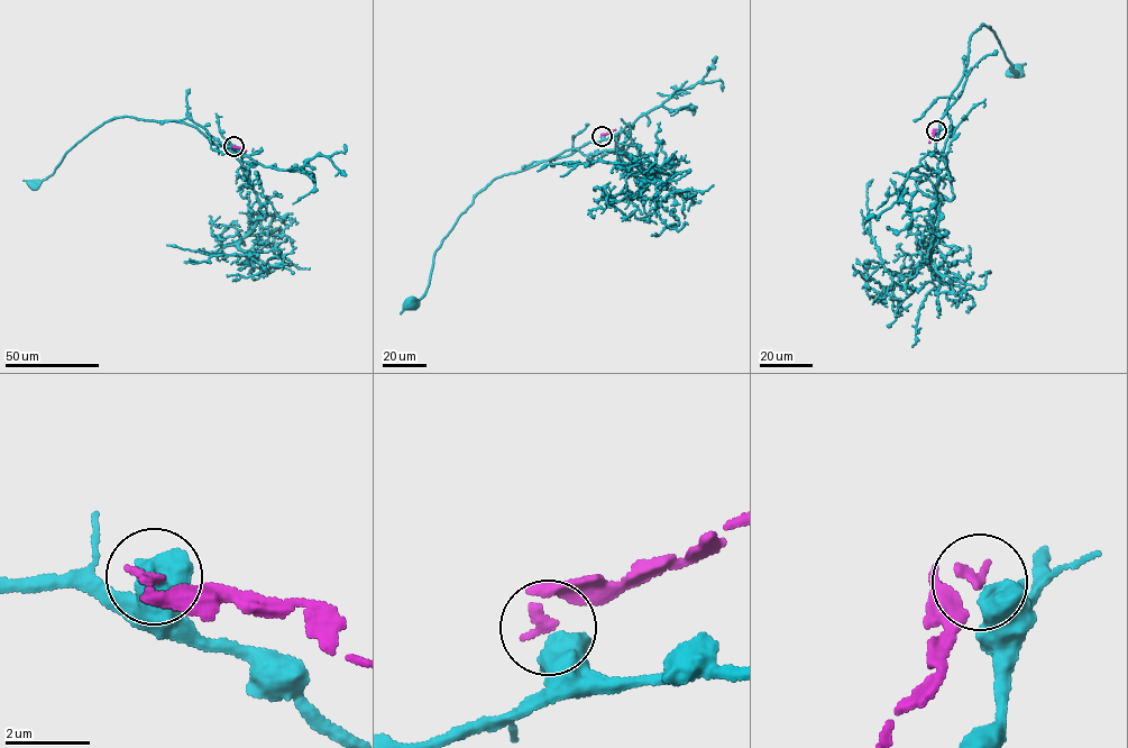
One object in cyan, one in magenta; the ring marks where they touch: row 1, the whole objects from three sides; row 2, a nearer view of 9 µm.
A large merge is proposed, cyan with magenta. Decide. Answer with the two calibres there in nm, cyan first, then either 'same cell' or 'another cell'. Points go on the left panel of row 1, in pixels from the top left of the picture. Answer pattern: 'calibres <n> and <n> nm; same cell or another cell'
calibres 750 and 220 nm; another cell

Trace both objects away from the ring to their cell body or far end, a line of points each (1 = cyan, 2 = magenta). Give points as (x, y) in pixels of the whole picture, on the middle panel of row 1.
1: (602, 136), (617, 138), (629, 127), (626, 154), (571, 148), (477, 192), (436, 252), (424, 294), (410, 303)
2: (602, 136), (615, 129)

